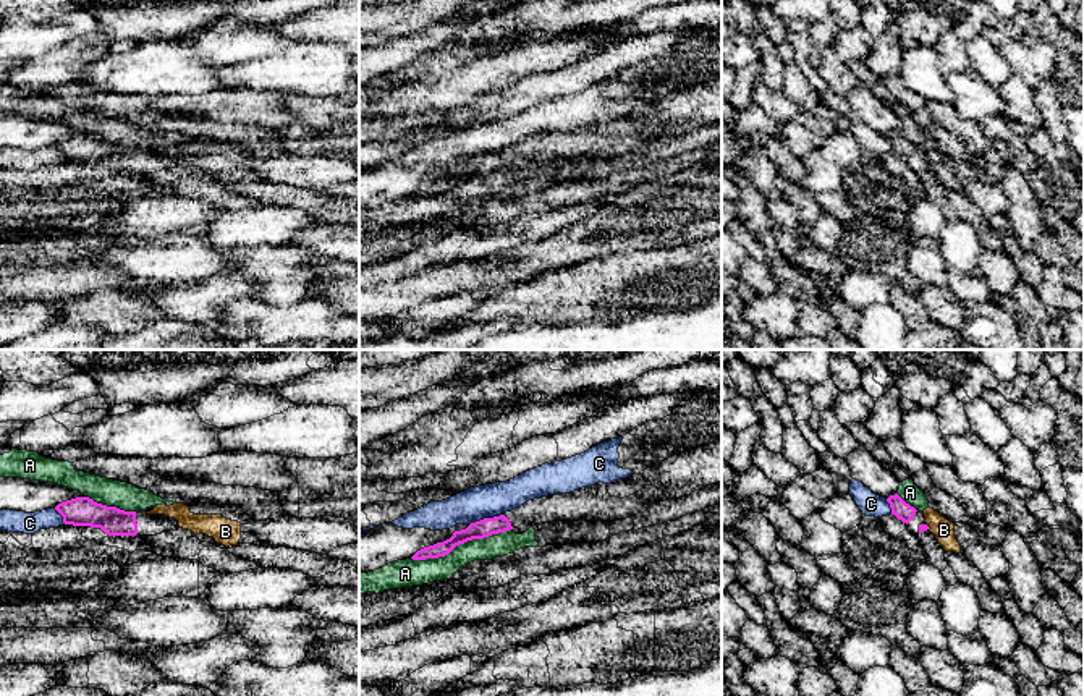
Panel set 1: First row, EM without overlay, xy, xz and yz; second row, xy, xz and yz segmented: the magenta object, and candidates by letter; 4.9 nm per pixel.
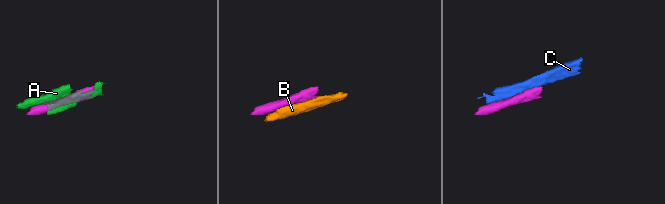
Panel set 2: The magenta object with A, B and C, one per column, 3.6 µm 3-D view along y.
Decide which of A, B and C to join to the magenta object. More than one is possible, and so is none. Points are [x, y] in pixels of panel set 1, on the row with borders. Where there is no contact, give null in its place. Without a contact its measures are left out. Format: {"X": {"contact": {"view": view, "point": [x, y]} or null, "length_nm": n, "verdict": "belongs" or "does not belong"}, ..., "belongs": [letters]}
{"A": {"contact": {"view": "xz", "point": [461, 543]}, "length_nm": 550, "verdict": "does not belong"}, "B": {"contact": {"view": "yz", "point": [927, 526]}, "length_nm": 30, "verdict": "does not belong"}, "C": {"contact": {"view": "xz", "point": [486, 518]}, "length_nm": 180, "verdict": "does not belong"}, "belongs": []}

